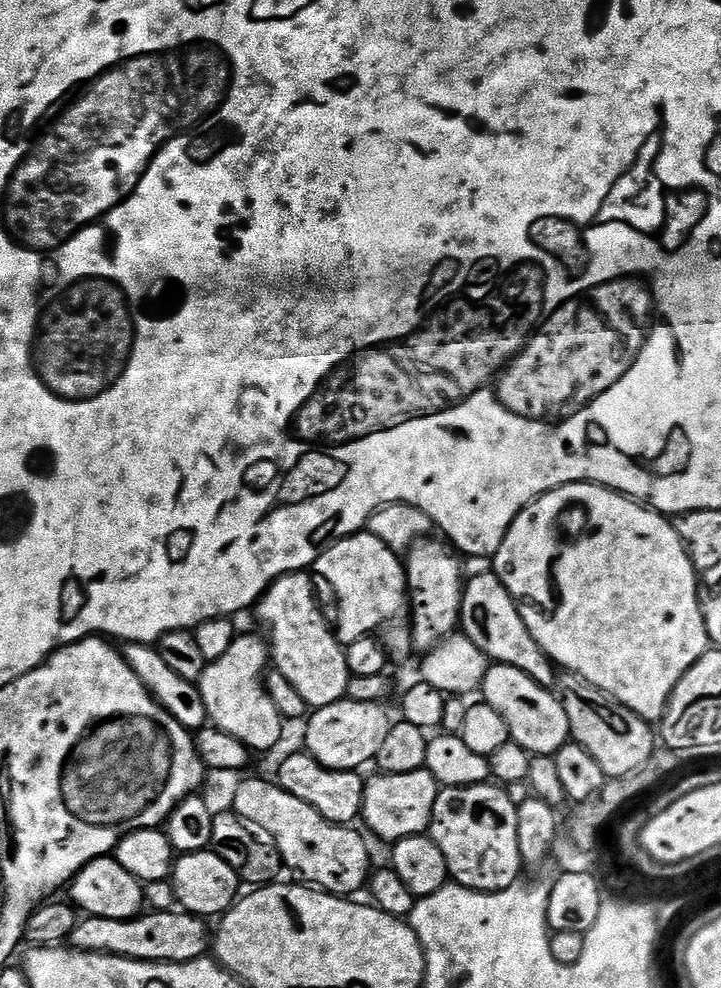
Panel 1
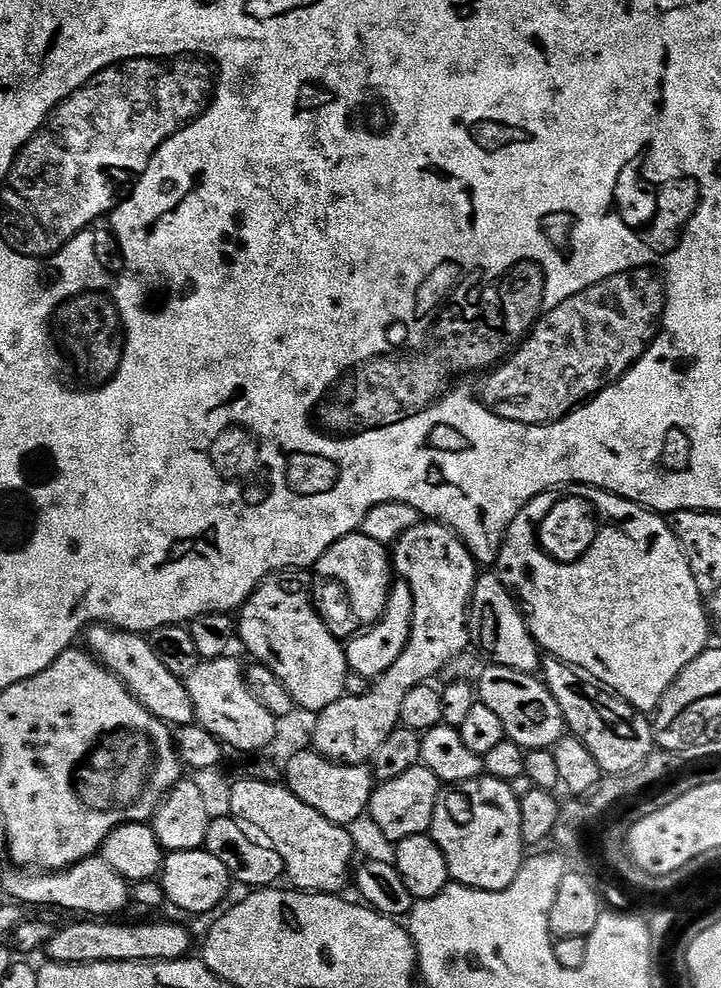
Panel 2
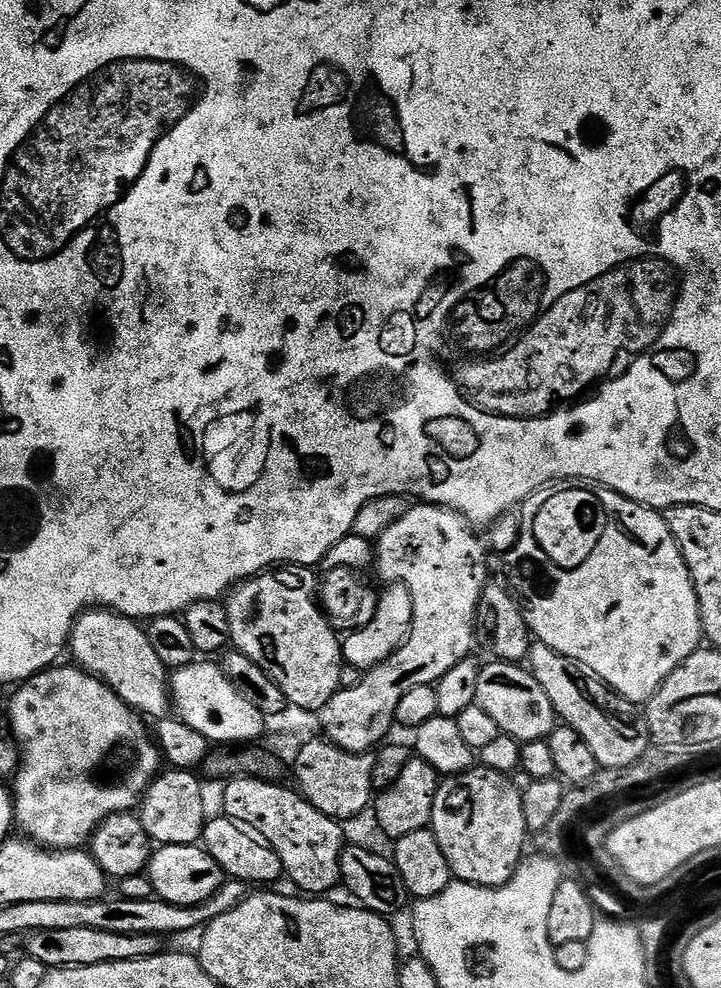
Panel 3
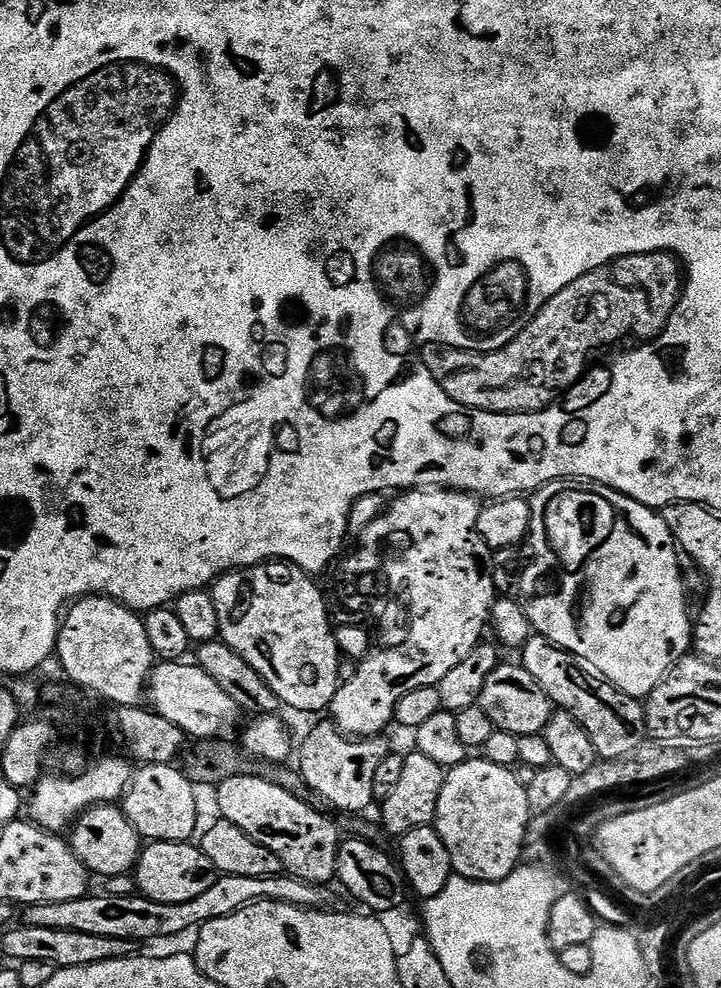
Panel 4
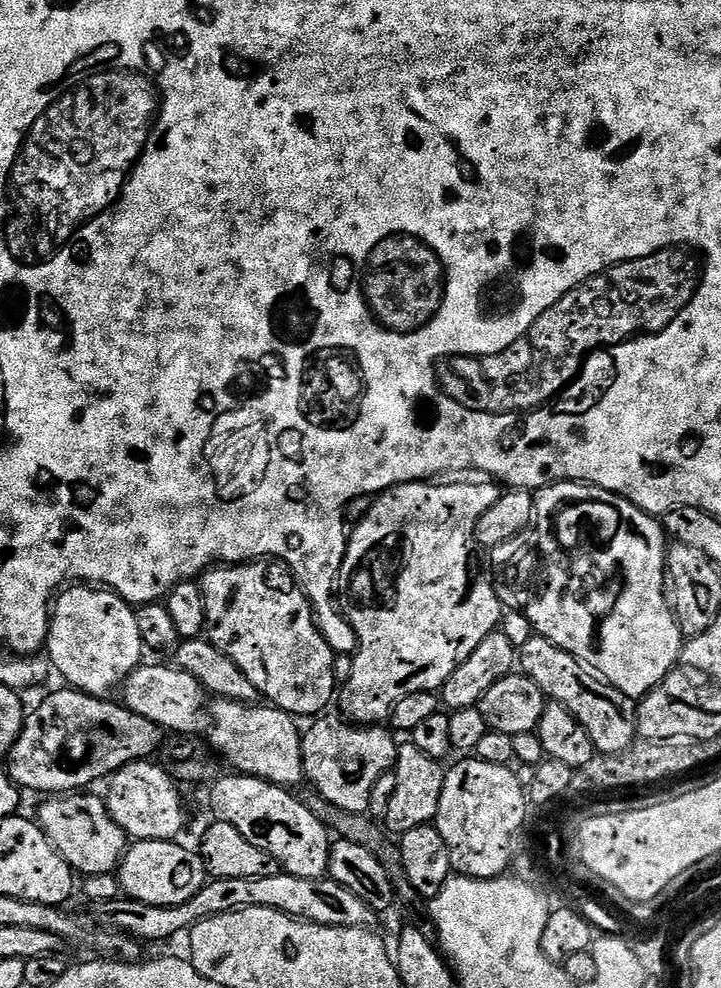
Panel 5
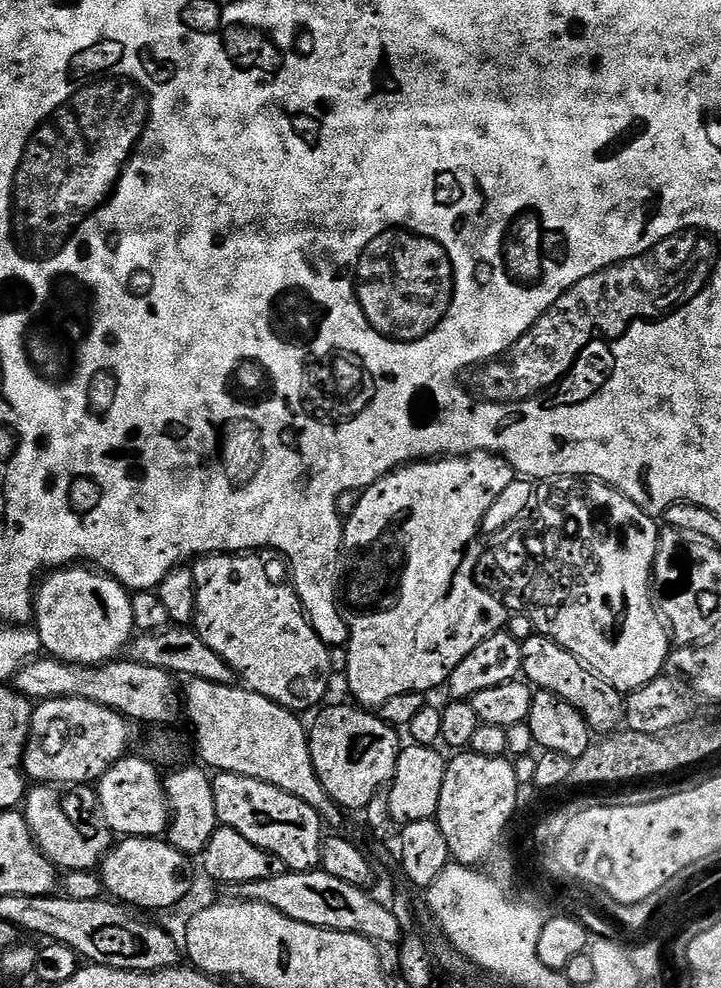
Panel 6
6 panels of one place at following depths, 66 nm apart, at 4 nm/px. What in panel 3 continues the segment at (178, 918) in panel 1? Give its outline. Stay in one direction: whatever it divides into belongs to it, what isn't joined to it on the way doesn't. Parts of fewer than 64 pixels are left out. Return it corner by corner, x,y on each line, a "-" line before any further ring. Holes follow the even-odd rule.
81,926
75,930
42,930
31,933
26,940
26,952
50,970
55,970
150,958
160,955
160,944
161,937
154,934
110,934
106,930
89,930
86,926

